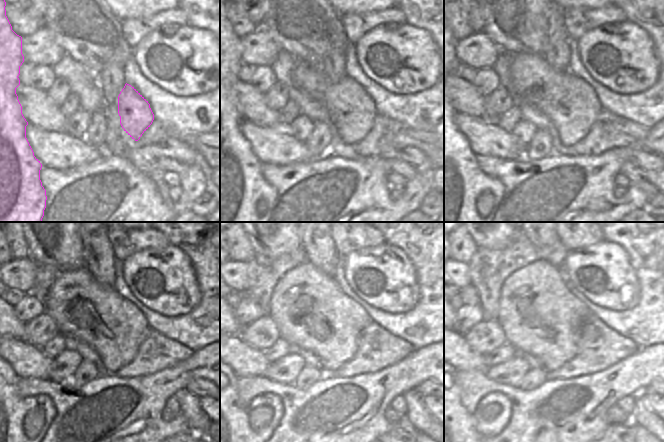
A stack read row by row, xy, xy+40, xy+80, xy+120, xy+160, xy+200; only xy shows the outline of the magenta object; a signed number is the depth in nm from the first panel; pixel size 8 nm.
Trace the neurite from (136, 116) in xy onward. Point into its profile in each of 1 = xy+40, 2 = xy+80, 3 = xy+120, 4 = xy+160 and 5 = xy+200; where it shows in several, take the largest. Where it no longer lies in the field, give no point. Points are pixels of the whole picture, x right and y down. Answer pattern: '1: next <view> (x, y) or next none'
1: next xy+40 (352, 111)
2: next xy+80 (572, 106)
3: next xy+120 (81, 307)
4: next xy+160 (310, 310)
5: next xy+200 (538, 315)

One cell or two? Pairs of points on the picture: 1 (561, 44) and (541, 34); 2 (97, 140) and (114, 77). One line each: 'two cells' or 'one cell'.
1: two cells
2: two cells

